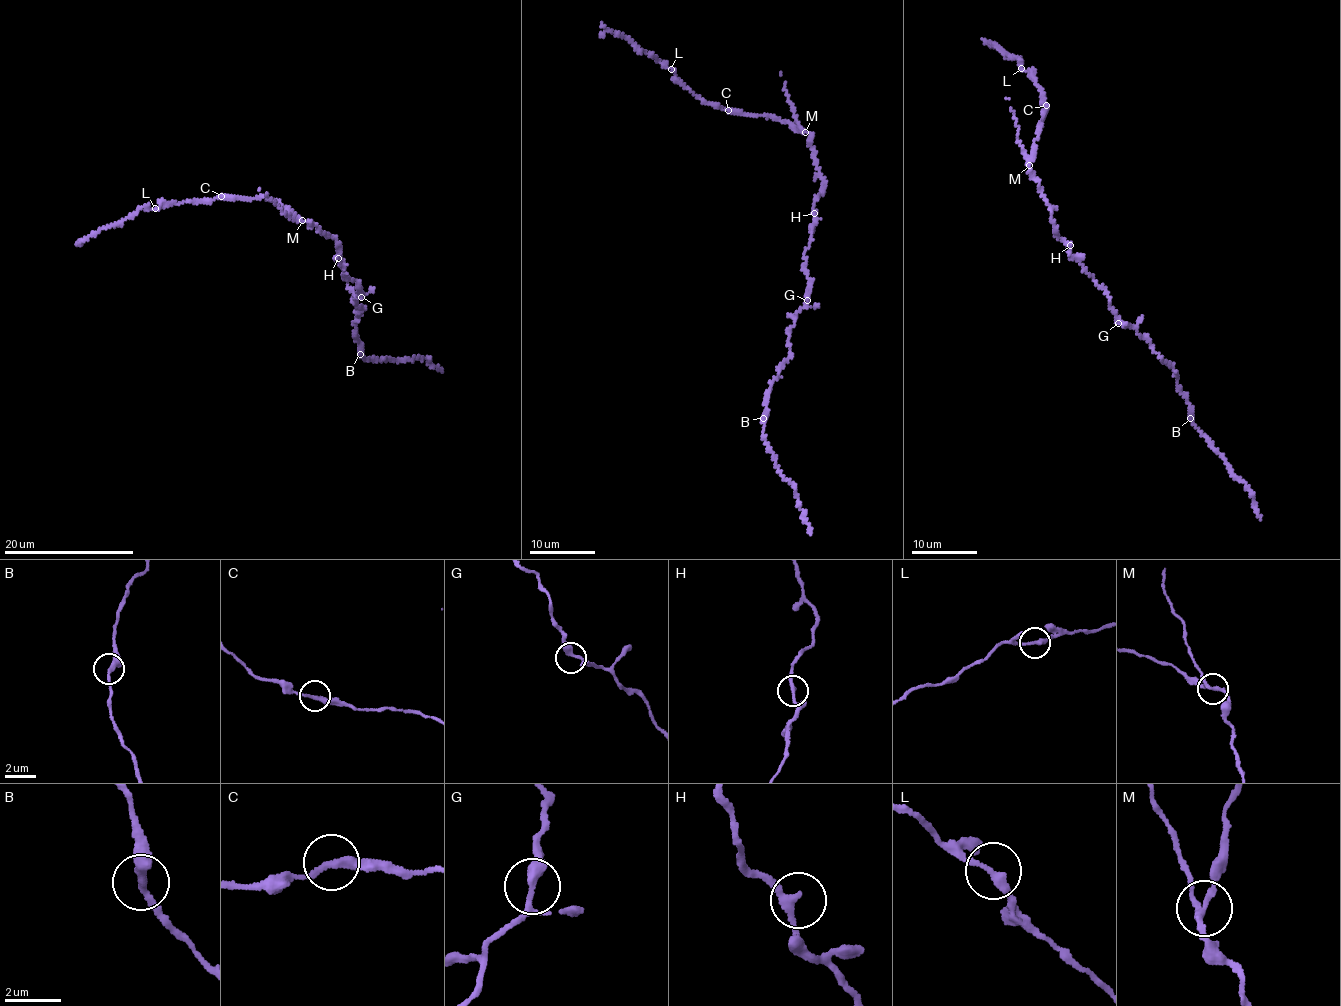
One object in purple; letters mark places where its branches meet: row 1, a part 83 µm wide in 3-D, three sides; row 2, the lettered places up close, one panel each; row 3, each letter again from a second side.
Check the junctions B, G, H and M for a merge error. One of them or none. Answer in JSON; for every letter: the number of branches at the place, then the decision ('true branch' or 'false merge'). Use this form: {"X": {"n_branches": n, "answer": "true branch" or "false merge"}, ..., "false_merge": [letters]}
{"B": {"n_branches": 2, "answer": "true branch"}, "G": {"n_branches": 3, "answer": "true branch"}, "H": {"n_branches": 2, "answer": "true branch"}, "M": {"n_branches": 3, "answer": "false merge"}, "false_merge": ["M"]}

